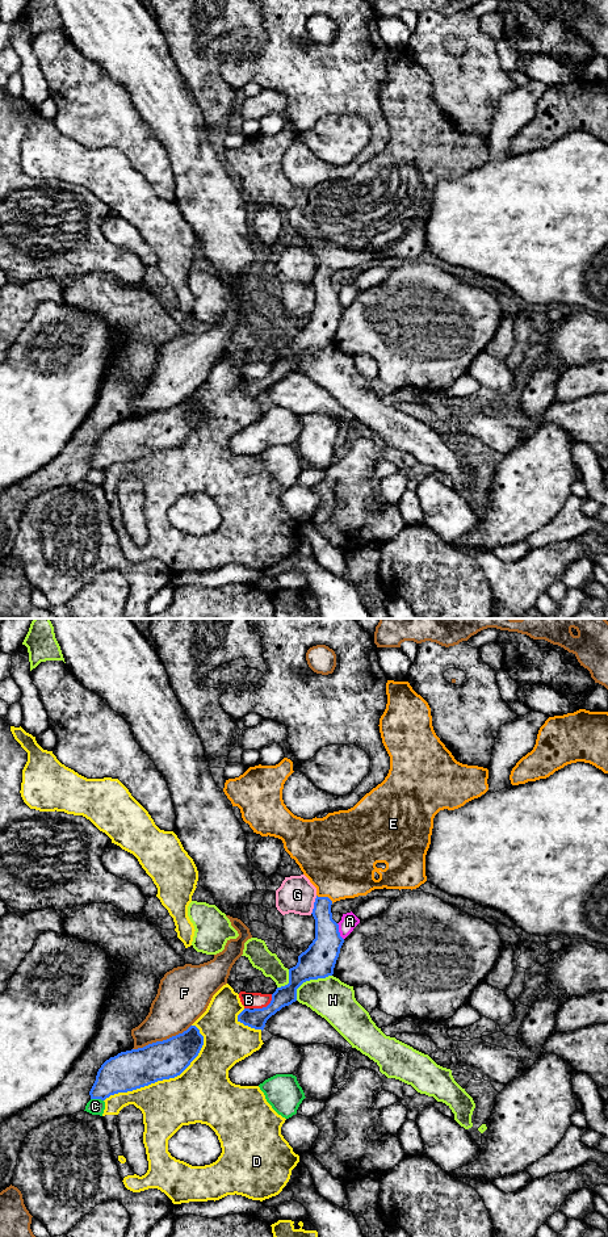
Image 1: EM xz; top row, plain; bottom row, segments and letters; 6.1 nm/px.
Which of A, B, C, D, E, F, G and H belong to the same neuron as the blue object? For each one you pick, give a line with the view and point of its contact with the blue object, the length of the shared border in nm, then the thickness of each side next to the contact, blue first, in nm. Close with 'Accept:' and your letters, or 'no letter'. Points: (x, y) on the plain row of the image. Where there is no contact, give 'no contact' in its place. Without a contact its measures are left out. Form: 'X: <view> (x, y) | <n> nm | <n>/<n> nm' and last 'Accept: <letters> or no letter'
E: xz (325, 267) | 120 nm | 160/440 nm
Accept: E

